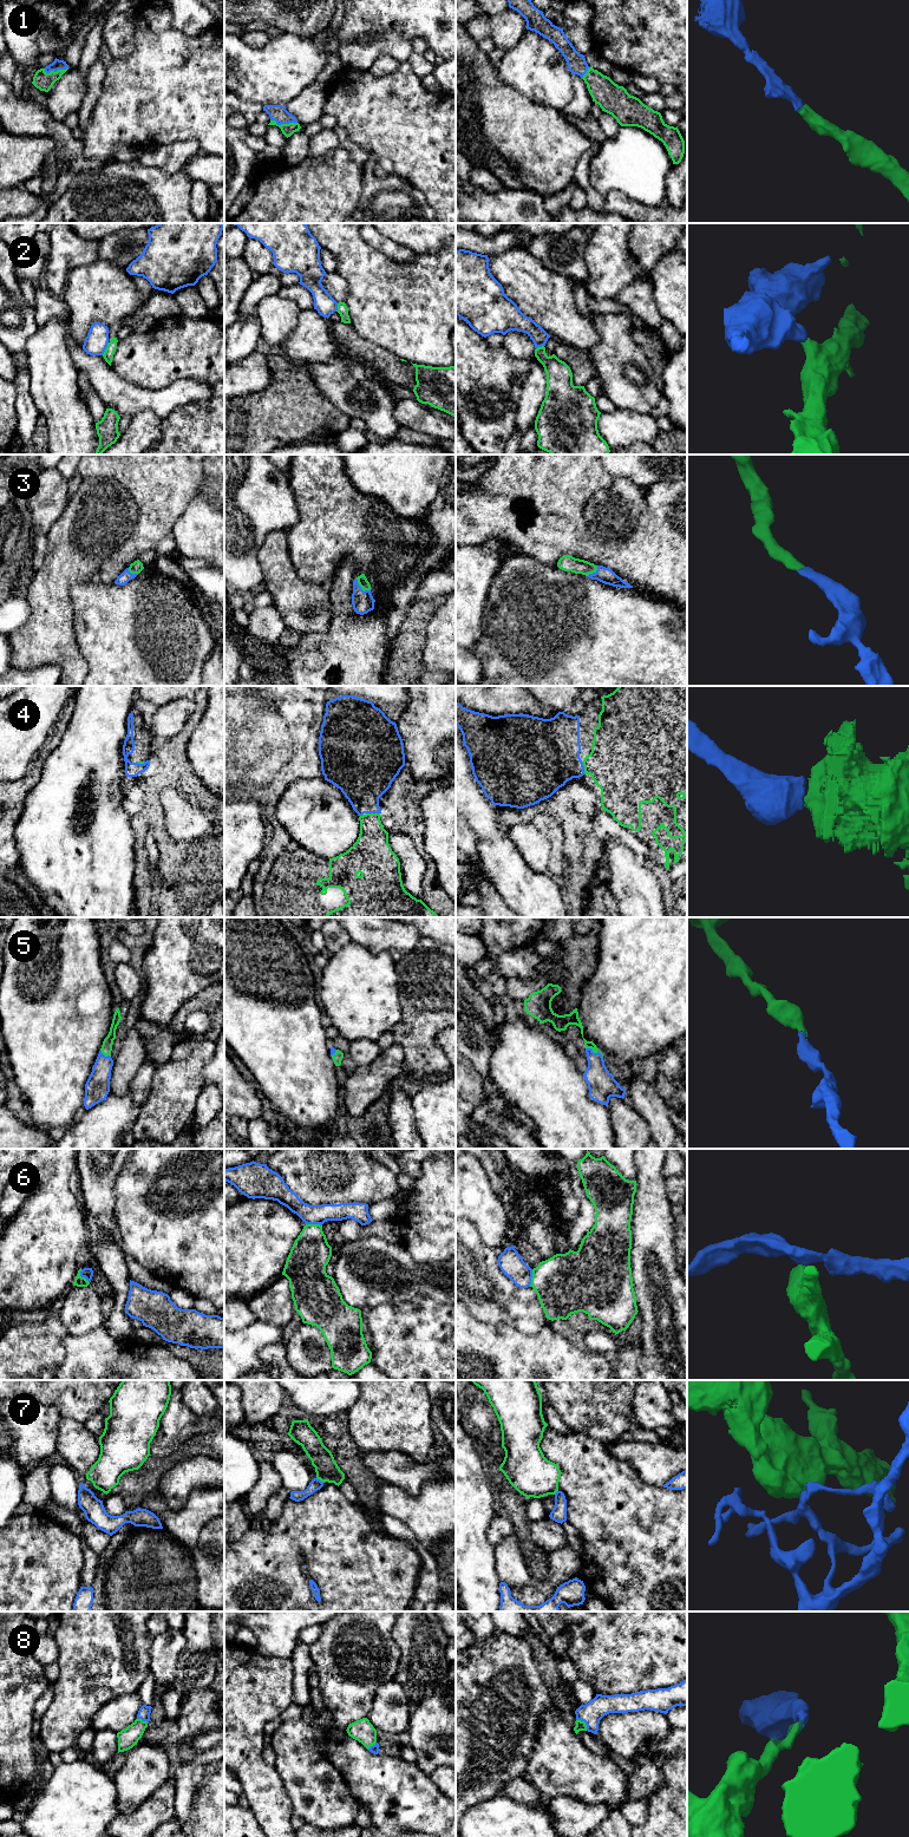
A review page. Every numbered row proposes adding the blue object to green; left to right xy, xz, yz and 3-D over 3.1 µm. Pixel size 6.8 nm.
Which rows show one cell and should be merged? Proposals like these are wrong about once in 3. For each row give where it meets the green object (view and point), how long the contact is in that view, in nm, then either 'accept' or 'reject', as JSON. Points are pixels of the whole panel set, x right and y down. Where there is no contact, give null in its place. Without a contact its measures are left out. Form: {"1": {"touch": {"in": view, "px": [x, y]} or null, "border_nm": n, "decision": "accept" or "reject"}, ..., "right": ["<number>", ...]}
{"1": {"touch": {"in": "xz", "px": [283, 124]}, "border_nm": 190, "decision": "accept"}, "2": {"touch": {"in": "xy", "px": [106, 348]}, "border_nm": 100, "decision": "reject"}, "3": {"touch": {"in": "xz", "px": [361, 588]}, "border_nm": 130, "decision": "accept"}, "4": {"touch": {"in": "xz", "px": [373, 814]}, "border_nm": 100, "decision": "accept"}, "5": {"touch": {"in": "yz", "px": [595, 1052]}, "border_nm": 140, "decision": "accept"}, "6": {"touch": {"in": "yz", "px": [531, 1277]}, "border_nm": 120, "decision": "reject"}, "7": {"touch": {"in": "xz", "px": [320, 1479]}, "border_nm": 70, "decision": "reject"}, "8": {"touch": {"in": "yz", "px": [584, 1723]}, "border_nm": 110, "decision": "accept"}, "right": ["1", "3", "4", "5", "8"]}

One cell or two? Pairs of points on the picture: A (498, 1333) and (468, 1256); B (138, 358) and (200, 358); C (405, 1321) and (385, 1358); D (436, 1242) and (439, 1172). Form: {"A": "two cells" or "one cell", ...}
{"A": "two cells", "B": "one cell", "C": "one cell", "D": "one cell"}

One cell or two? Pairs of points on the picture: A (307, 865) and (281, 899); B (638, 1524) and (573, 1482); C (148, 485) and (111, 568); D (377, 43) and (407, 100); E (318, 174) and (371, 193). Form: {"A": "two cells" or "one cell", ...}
{"A": "one cell", "B": "one cell", "C": "one cell", "D": "two cells", "E": "two cells"}

